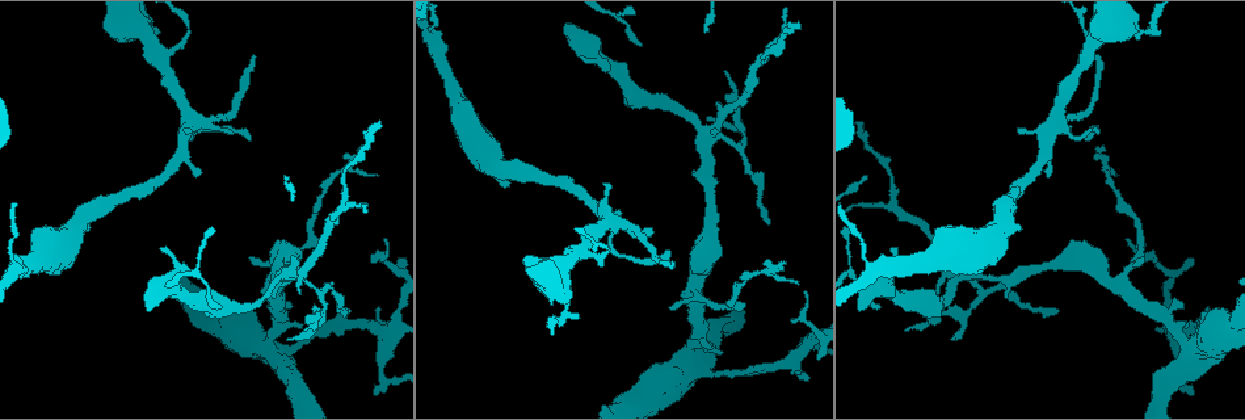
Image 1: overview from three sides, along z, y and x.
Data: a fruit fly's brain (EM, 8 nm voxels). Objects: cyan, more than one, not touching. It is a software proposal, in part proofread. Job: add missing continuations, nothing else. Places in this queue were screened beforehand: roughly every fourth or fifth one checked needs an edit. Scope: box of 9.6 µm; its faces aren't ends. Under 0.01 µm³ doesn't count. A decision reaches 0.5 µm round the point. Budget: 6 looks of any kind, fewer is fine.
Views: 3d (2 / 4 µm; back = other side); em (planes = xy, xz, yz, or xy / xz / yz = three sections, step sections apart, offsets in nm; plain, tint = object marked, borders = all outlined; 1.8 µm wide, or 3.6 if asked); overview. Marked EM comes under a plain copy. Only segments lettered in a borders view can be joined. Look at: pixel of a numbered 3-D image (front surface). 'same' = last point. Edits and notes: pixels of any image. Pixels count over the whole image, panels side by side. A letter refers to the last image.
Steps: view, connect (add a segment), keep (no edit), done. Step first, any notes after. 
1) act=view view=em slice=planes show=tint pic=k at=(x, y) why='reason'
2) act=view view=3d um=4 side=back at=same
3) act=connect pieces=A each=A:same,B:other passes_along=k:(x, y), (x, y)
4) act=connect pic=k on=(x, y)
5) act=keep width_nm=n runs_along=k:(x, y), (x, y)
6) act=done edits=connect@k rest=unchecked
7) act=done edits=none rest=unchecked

act=view view=em slice=planes show=borders pic=1 at=(374, 394) why='free end'

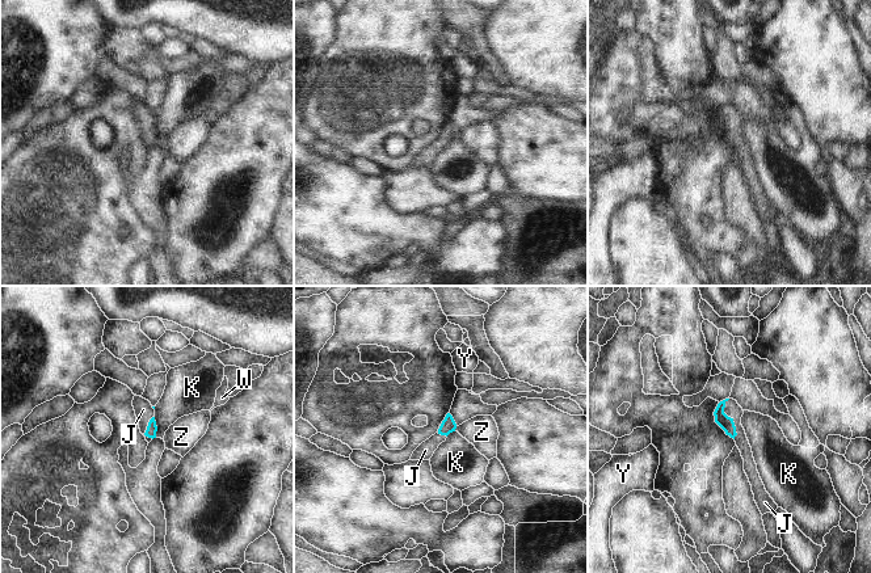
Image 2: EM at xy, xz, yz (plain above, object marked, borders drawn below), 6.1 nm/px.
act=connect pieces=J longest_contact=J:260nm each=J:same,K:other,W:other,Y:other,Z:other found='the cell continues'

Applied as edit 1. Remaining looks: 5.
act=view view=em slice=xz step=8 show=borders pic=1 at=(377, 174) why='thin end'

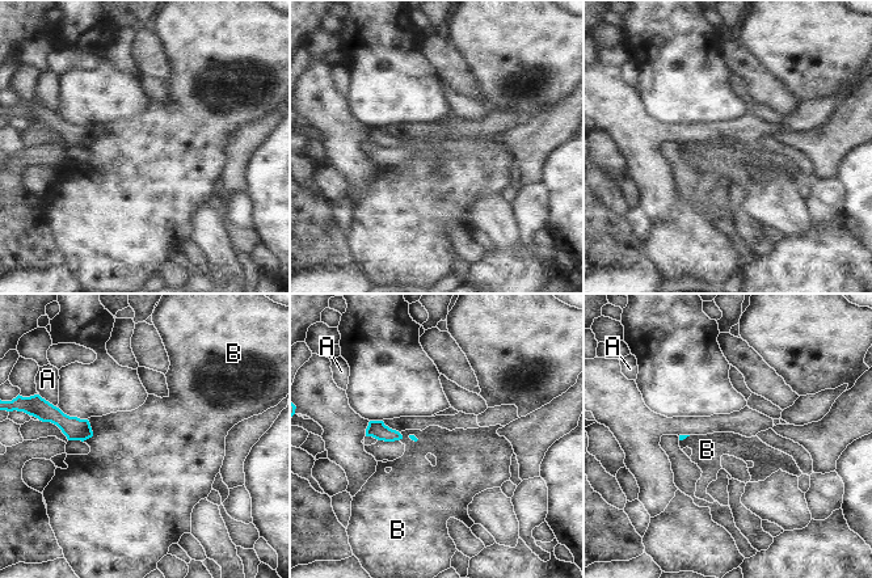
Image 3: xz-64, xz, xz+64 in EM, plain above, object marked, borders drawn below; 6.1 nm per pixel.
act=view view=em slice=planes show=borders at=same

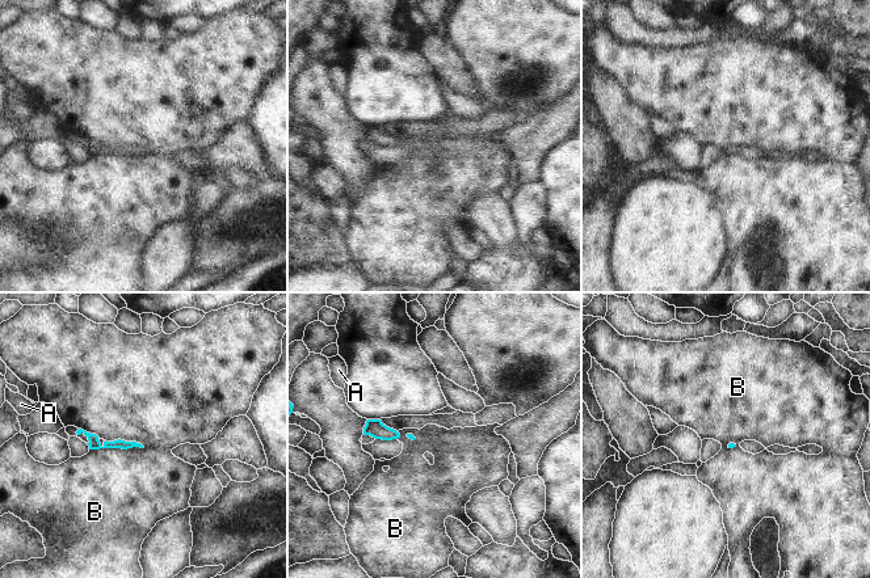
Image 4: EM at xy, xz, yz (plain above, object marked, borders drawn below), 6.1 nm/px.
act=keep each=A:other,B:other border=4:(144, 447), (89, 450) found='none of them fits'

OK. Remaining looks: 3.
act=view view=3d um=4 pic=1 at=(672, 261) why='thin end'

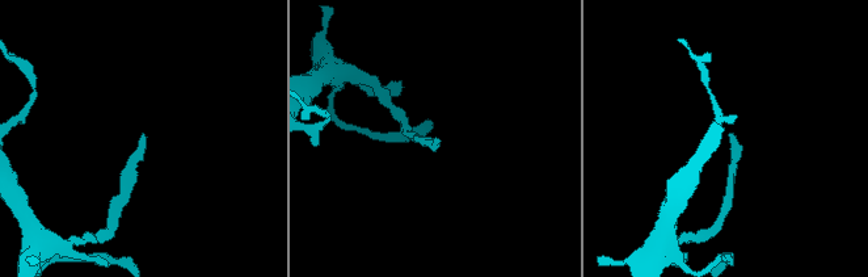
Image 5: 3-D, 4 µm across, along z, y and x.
act=view view=em slice=planes show=borders pic=5 at=(142, 135)

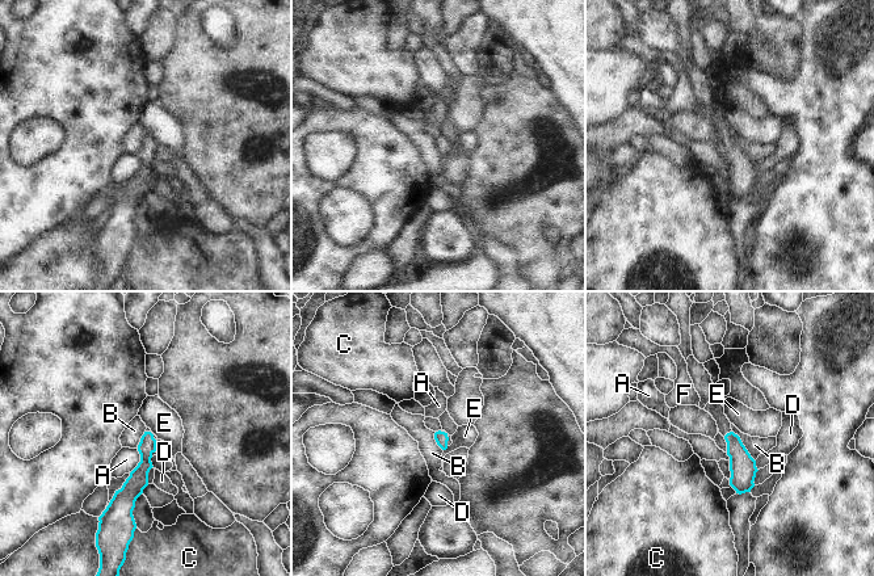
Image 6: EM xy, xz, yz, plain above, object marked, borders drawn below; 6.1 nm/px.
act=connect pieces=F each=A:other,B:other,C:other,D:other,E:other,F:same passes_along=6:(743, 469), (727, 433), (713, 407) found='it goes on there'

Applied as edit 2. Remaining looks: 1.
act=done edits=connect@2,connect@6 rest=unchecked

